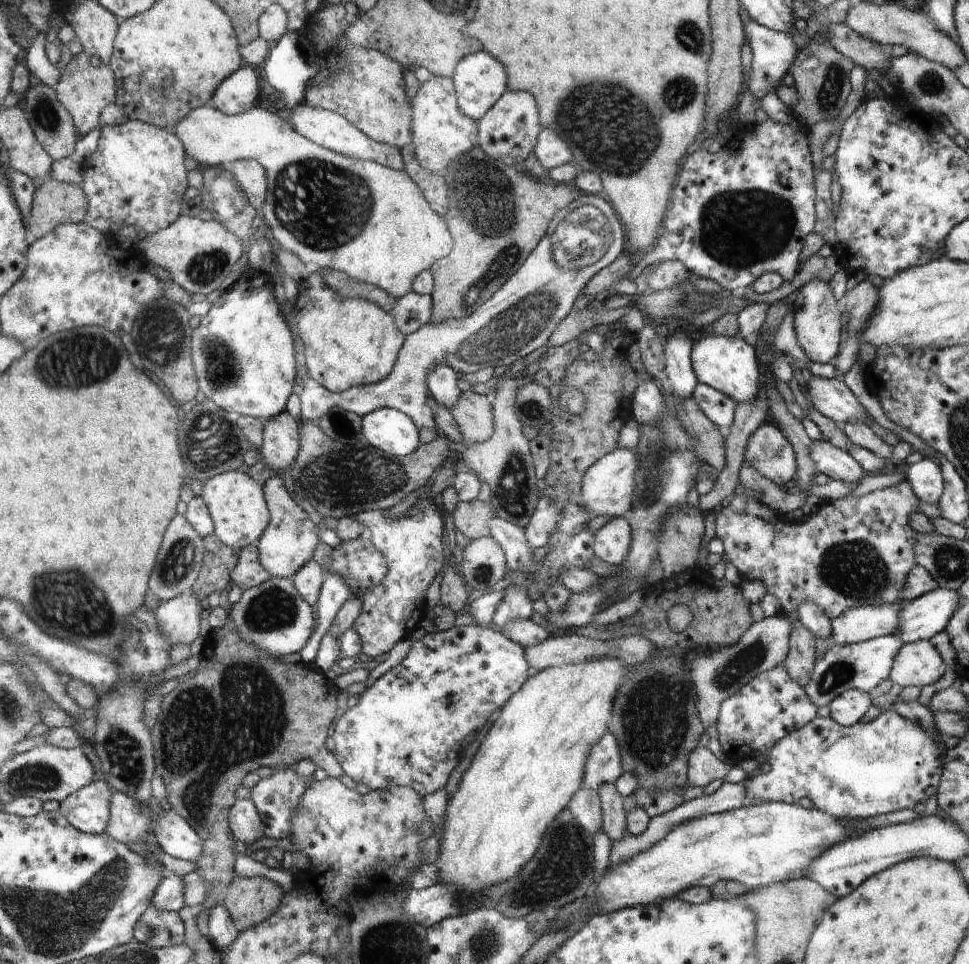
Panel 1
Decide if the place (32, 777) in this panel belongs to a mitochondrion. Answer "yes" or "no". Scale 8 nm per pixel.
yes

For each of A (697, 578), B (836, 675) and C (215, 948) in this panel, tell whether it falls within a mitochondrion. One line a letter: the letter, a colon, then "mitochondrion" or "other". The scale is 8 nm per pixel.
A: other
B: mitochondrion
C: other

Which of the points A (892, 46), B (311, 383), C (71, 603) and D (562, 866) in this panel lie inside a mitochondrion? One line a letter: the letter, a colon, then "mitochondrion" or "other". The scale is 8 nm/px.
A: other
B: other
C: mitochondrion
D: mitochondrion

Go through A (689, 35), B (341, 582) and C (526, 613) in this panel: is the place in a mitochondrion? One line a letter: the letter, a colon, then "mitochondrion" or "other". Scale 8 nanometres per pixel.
A: mitochondrion
B: other
C: other

